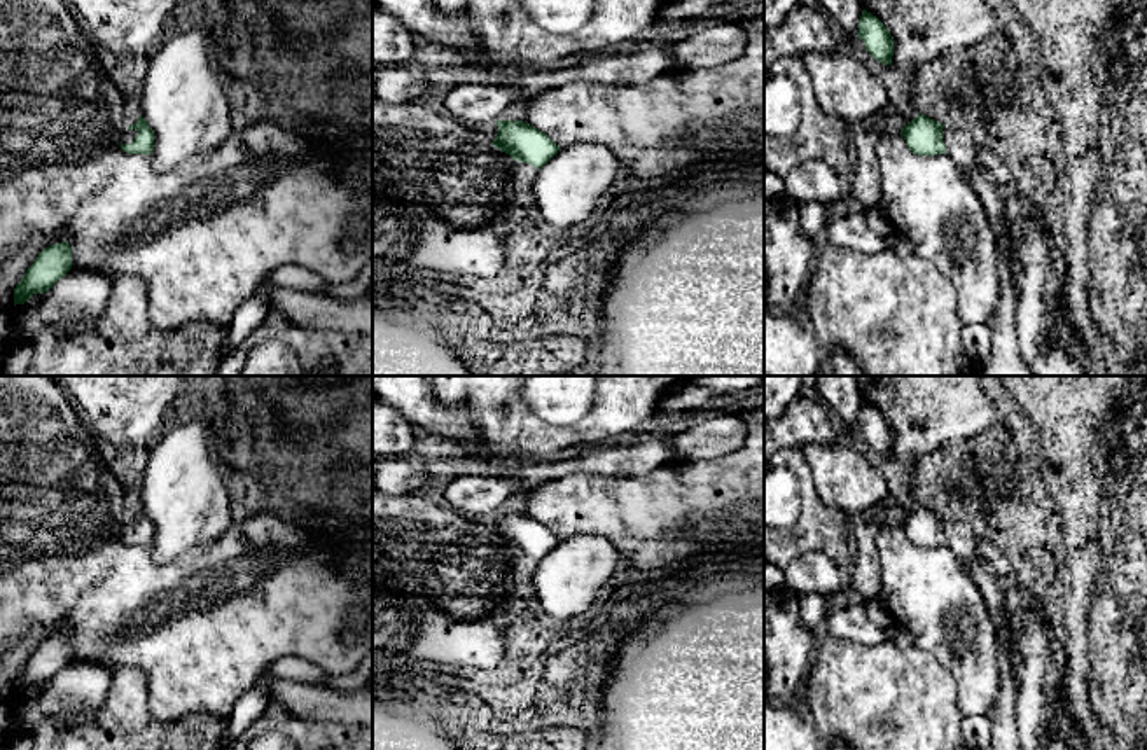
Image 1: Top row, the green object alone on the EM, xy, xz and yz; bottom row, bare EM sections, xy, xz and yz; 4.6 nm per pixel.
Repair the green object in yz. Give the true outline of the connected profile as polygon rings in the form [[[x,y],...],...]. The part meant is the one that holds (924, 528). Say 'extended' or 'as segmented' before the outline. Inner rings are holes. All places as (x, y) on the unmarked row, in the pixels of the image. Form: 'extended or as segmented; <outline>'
extended; [[[923,505],[907,514],[900,526],[916,547],[948,545],[962,559],[972,559],[986,551],[986,540],[974,535],[963,523]]]

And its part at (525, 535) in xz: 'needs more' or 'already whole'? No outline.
needs more

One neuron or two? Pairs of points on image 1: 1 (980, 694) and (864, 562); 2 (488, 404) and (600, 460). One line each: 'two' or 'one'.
1: two
2: two

